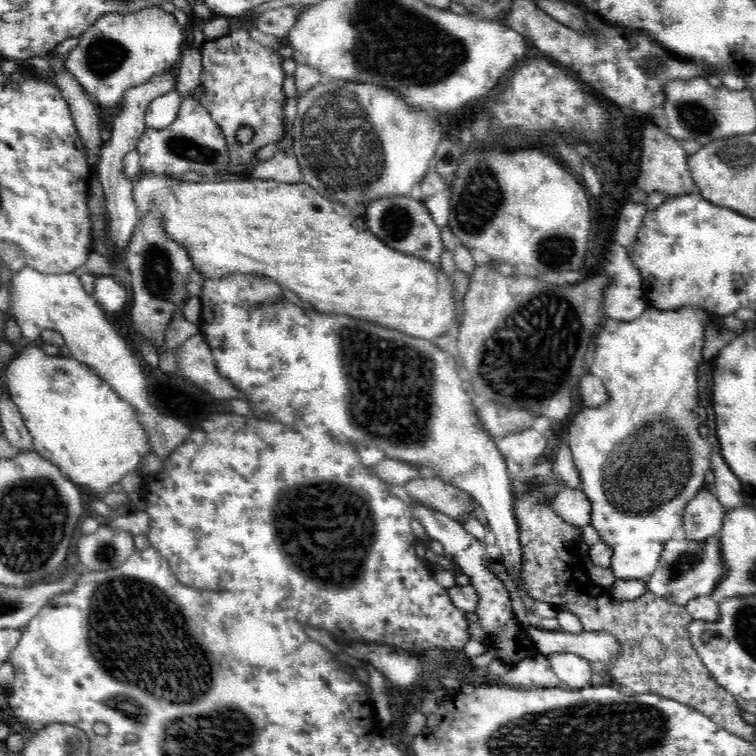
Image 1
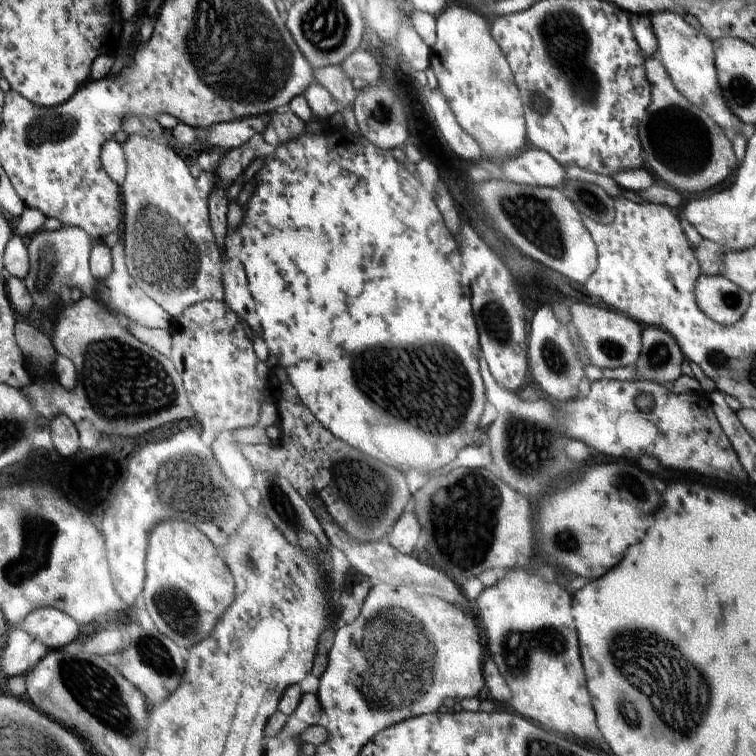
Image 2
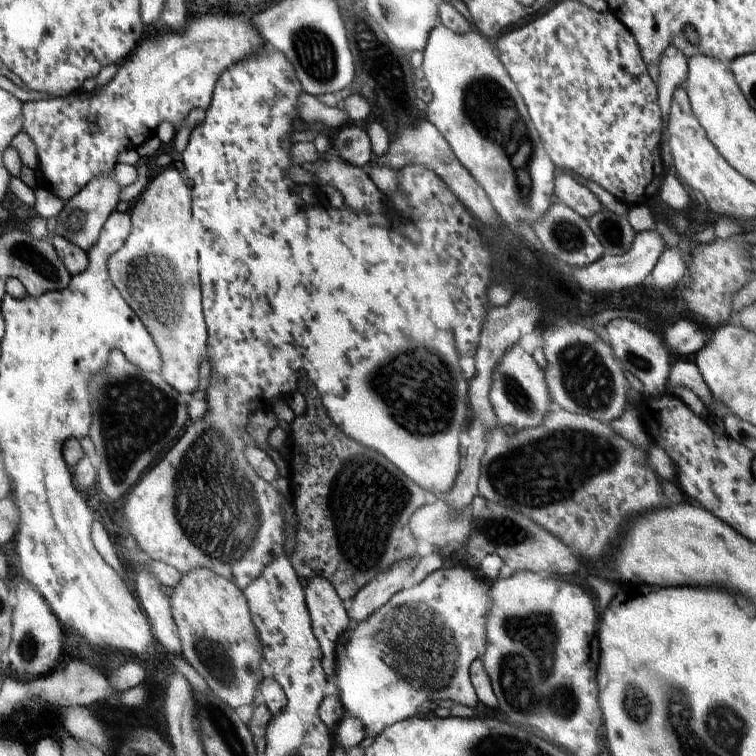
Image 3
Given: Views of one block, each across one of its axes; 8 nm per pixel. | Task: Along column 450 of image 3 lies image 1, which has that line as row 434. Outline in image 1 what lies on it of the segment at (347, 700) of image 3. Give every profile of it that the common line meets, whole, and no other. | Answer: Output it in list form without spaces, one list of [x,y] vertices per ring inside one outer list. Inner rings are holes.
[[[648,307],[644,314],[633,321],[620,321],[616,319],[606,319],[602,322],[601,328],[596,336],[596,358],[591,367],[590,373],[599,377],[608,389],[608,402],[598,406],[598,408],[584,407],[577,412],[572,418],[570,428],[568,428],[568,444],[571,450],[576,468],[579,470],[581,478],[581,487],[586,493],[587,498],[591,502],[591,525],[599,532],[601,542],[612,547],[613,555],[611,560],[611,570],[617,580],[632,581],[649,578],[658,567],[660,554],[664,550],[667,542],[679,535],[685,508],[688,502],[705,488],[704,476],[710,470],[710,448],[704,436],[704,424],[700,426],[700,400],[698,400],[698,374],[696,370],[699,368],[698,362],[703,360],[702,351],[705,343],[704,335],[708,325],[716,325],[720,327],[720,320],[716,316],[711,316],[709,312],[700,310],[699,308],[678,308],[678,310],[658,310]],[[676,382],[684,384],[684,386],[676,386]],[[668,394],[668,396],[666,396]],[[662,416],[668,416],[666,424],[662,420]],[[662,422],[662,424],[660,424]]]

